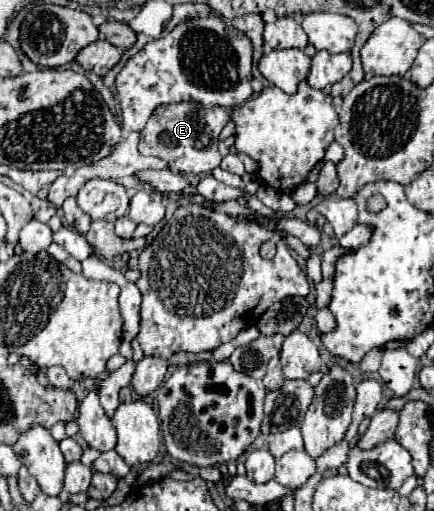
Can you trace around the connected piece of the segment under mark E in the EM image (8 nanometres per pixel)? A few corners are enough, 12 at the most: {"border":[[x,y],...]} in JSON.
{"border":[[160,105],[138,151],[184,175],[220,167],[222,107]]}

